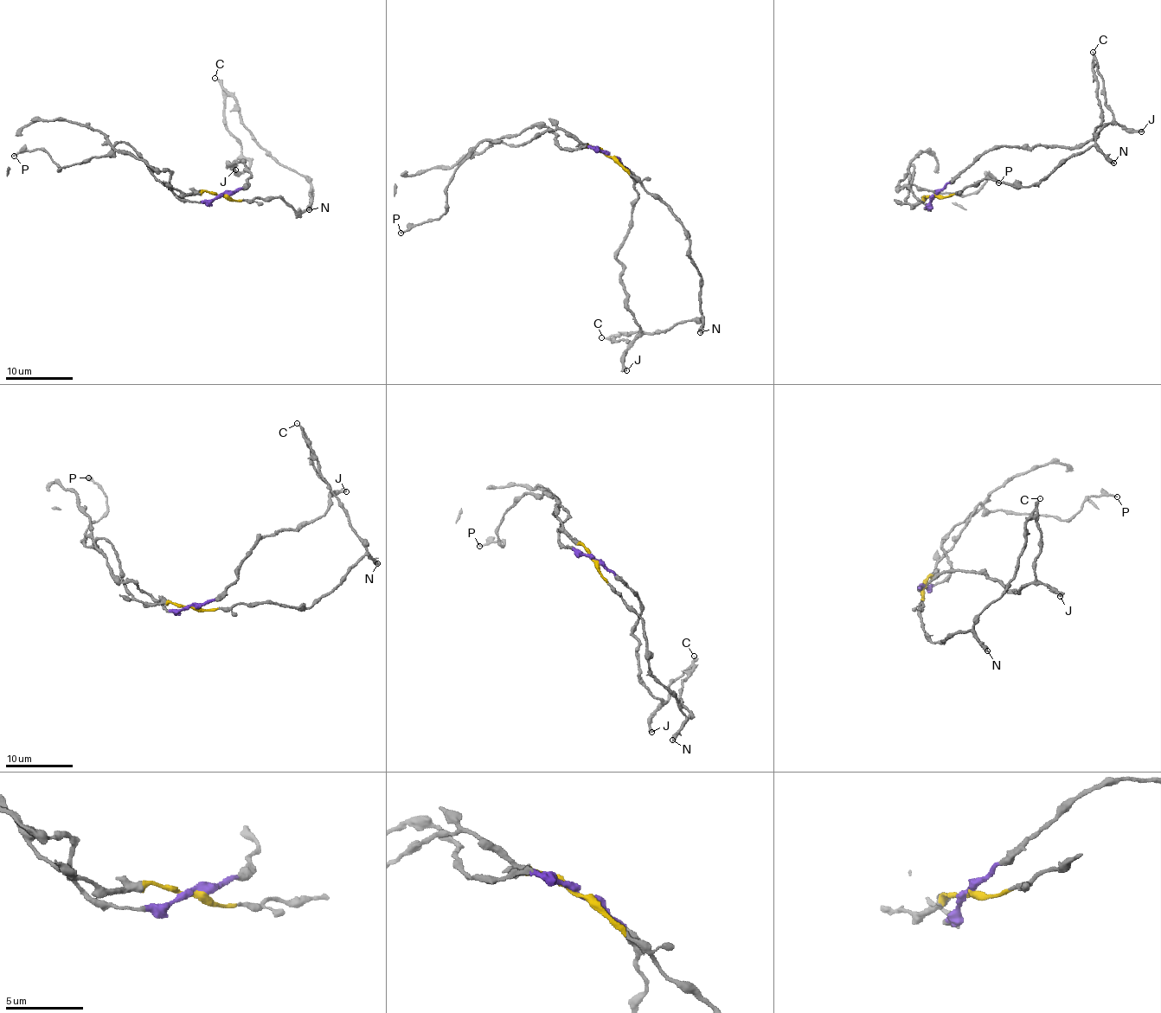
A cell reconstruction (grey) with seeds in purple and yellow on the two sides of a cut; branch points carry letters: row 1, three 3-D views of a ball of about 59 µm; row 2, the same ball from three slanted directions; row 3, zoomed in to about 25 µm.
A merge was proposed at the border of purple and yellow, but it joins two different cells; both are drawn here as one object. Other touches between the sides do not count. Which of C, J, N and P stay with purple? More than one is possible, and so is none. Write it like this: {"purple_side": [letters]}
{"purple_side": ["C", "J"]}

